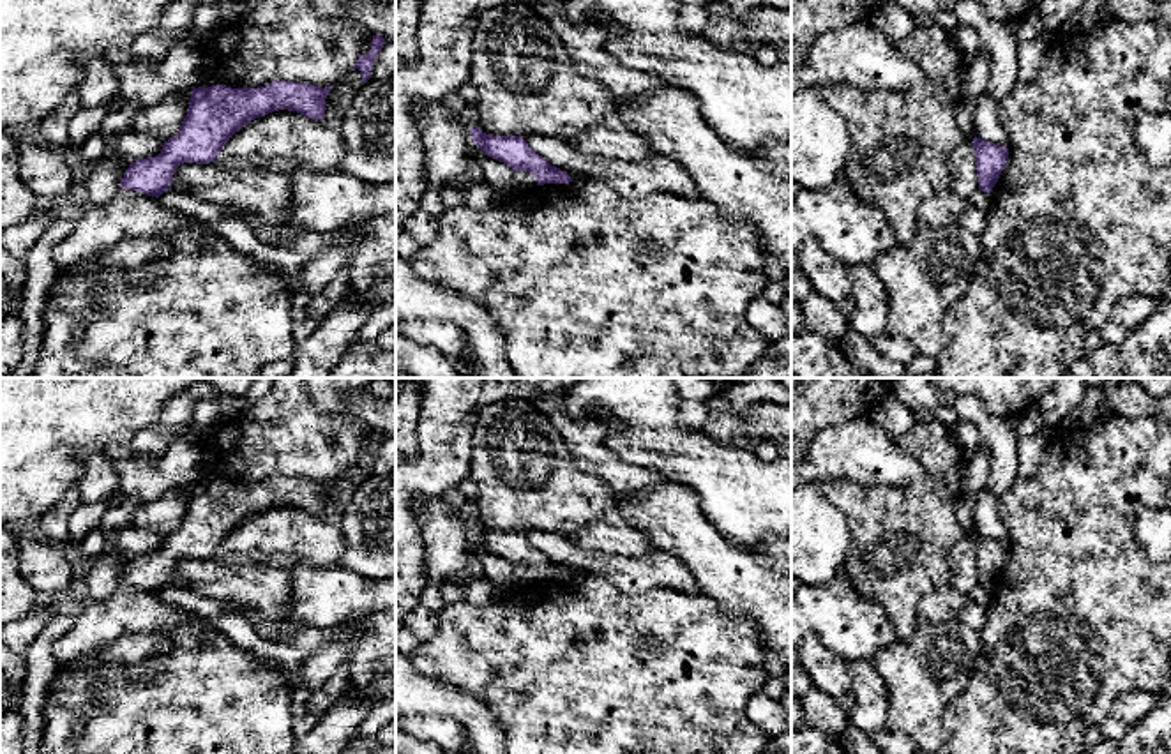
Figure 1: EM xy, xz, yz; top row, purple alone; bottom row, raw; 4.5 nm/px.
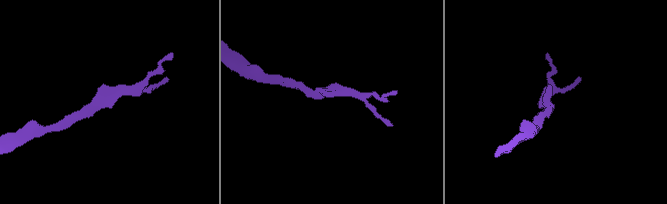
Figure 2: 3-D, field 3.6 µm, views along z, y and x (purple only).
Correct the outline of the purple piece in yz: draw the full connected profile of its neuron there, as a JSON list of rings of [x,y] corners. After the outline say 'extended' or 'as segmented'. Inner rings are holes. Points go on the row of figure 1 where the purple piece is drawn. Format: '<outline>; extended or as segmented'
[[[977,136],[973,138],[971,145],[975,150],[978,189],[991,194],[994,184],[998,182],[998,178],[1007,164],[1009,148],[984,141]]]; as segmented

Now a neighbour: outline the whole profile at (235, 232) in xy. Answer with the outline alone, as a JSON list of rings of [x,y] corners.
[[[175,189],[164,191],[159,201],[212,228],[244,256],[274,263],[290,277],[295,277],[309,260],[288,247],[263,244],[242,219],[228,215],[226,207],[219,203]]]

